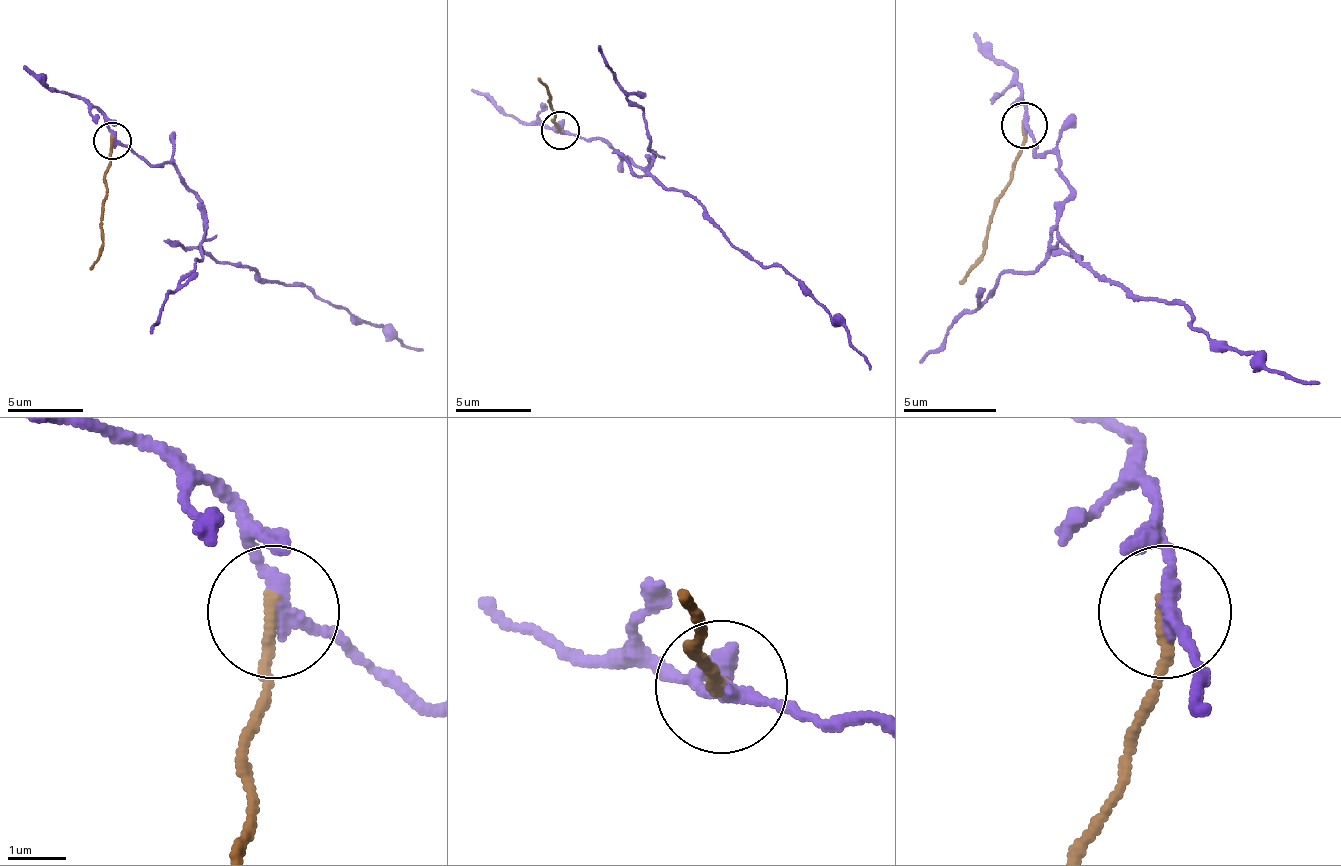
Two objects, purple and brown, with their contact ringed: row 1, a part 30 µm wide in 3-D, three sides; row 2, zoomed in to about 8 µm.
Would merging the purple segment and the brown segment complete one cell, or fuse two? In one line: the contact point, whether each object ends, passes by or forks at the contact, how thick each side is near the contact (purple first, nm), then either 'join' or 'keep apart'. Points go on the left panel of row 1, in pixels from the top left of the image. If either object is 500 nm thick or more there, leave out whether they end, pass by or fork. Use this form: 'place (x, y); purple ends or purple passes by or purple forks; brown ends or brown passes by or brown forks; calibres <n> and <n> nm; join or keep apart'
place (112, 141); purple passes by; brown ends; calibres 240 and 220 nm; keep apart

